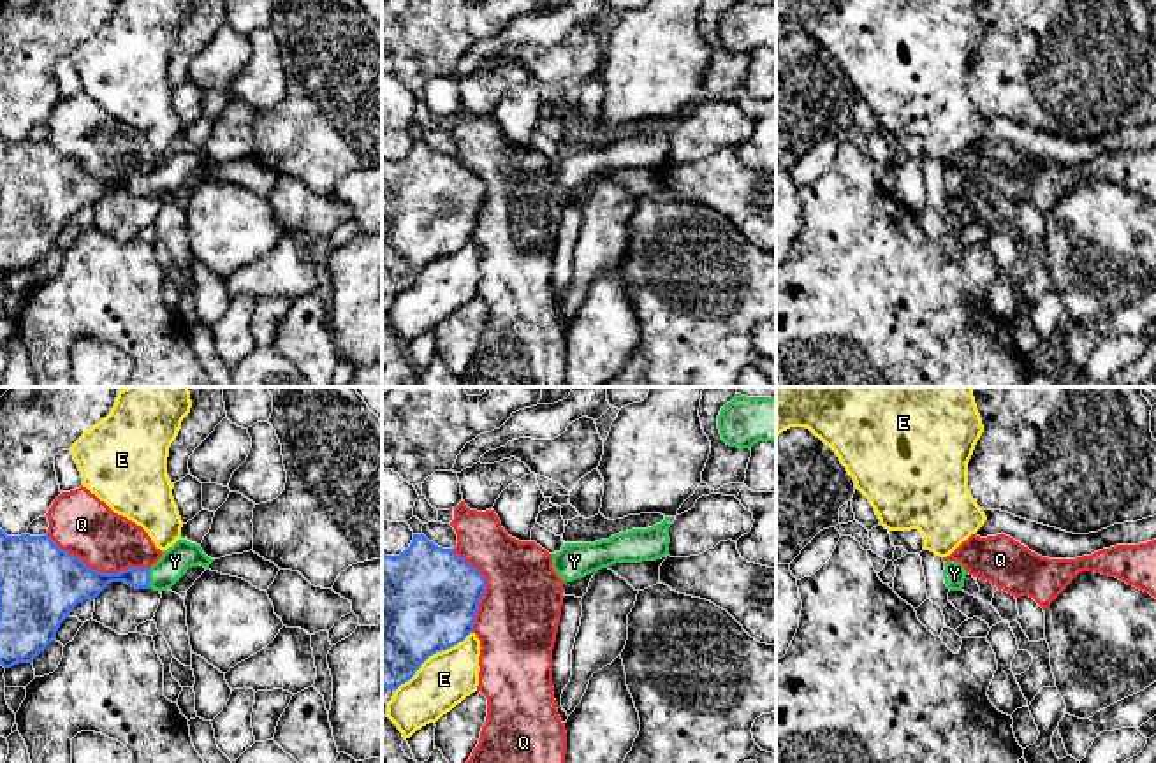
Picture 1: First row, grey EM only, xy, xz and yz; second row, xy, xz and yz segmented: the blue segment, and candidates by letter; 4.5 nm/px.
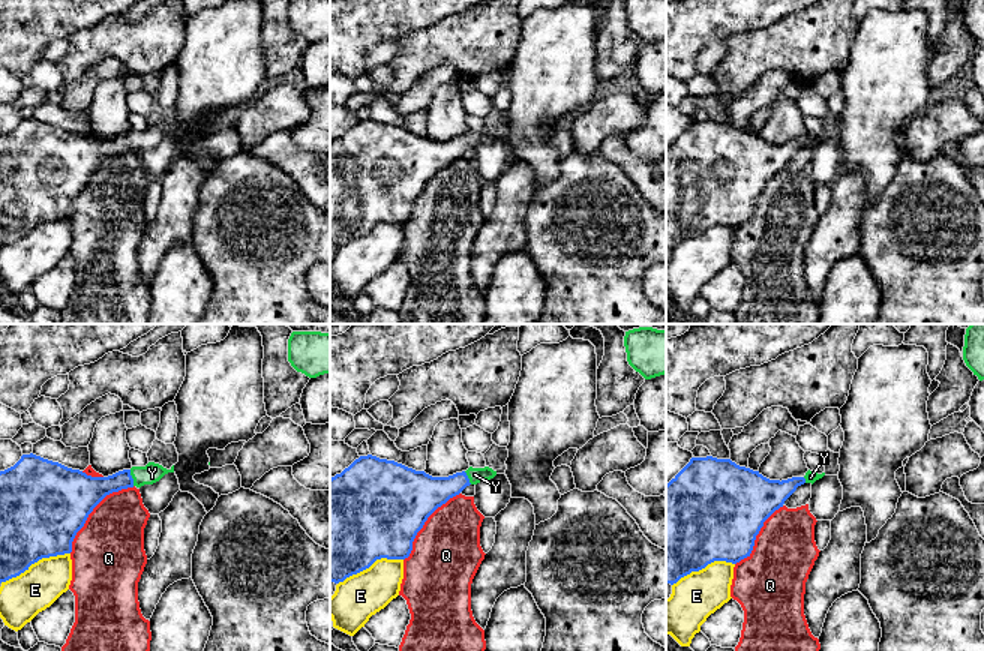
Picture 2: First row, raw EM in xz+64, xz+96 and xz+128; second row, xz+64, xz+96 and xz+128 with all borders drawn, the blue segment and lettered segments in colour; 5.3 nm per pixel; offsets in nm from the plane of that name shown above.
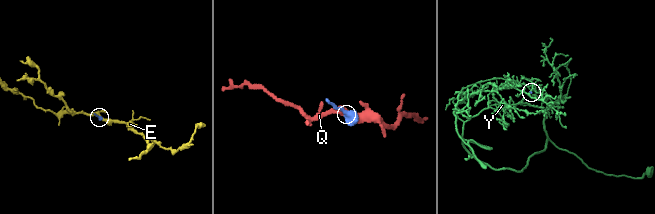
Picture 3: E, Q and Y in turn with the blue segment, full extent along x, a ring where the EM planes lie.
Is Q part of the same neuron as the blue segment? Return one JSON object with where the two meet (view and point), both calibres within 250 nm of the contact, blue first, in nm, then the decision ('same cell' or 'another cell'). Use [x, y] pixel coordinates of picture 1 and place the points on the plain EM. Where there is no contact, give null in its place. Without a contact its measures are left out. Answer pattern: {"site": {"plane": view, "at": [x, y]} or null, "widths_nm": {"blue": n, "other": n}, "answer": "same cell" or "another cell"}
{"site": {"plane": "xy", "at": [95, 176]}, "widths_nm": {"blue": 360, "other": 280}, "answer": "another cell"}

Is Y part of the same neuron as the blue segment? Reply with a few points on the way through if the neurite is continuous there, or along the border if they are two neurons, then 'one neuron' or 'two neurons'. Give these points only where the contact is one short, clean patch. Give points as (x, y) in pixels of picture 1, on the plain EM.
across xy (94, 188), (108, 183), (148, 185), (159, 183), (175, 167) | one neuron

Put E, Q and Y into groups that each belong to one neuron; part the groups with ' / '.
E / Q / Y

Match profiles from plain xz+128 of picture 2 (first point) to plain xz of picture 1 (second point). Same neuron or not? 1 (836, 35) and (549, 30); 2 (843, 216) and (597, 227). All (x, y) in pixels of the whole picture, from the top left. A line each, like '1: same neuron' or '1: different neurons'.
1: different neurons
2: same neuron

